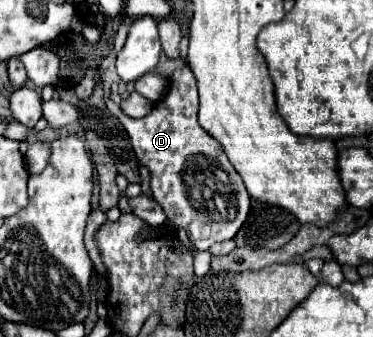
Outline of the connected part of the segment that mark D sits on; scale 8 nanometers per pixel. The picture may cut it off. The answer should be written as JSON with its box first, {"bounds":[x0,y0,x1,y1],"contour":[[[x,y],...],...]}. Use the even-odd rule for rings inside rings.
{"bounds":[117,65,249,249],"contour":[[[187,65],[175,69],[169,91],[159,99],[151,113],[141,119],[117,113],[131,137],[133,151],[149,169],[151,191],[169,221],[185,229],[197,249],[209,249],[217,241],[233,239],[249,215],[249,193],[239,173],[229,163],[223,147],[197,123],[197,85]],[[193,185],[193,199],[189,189]]]}

